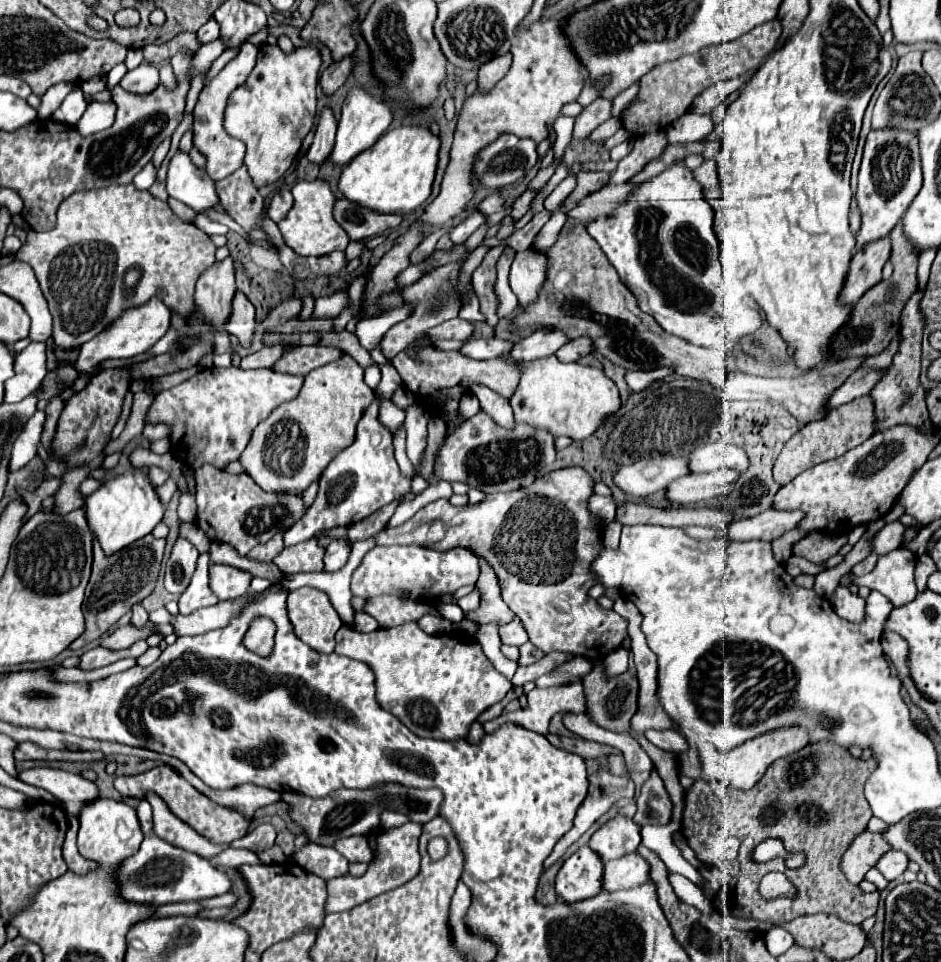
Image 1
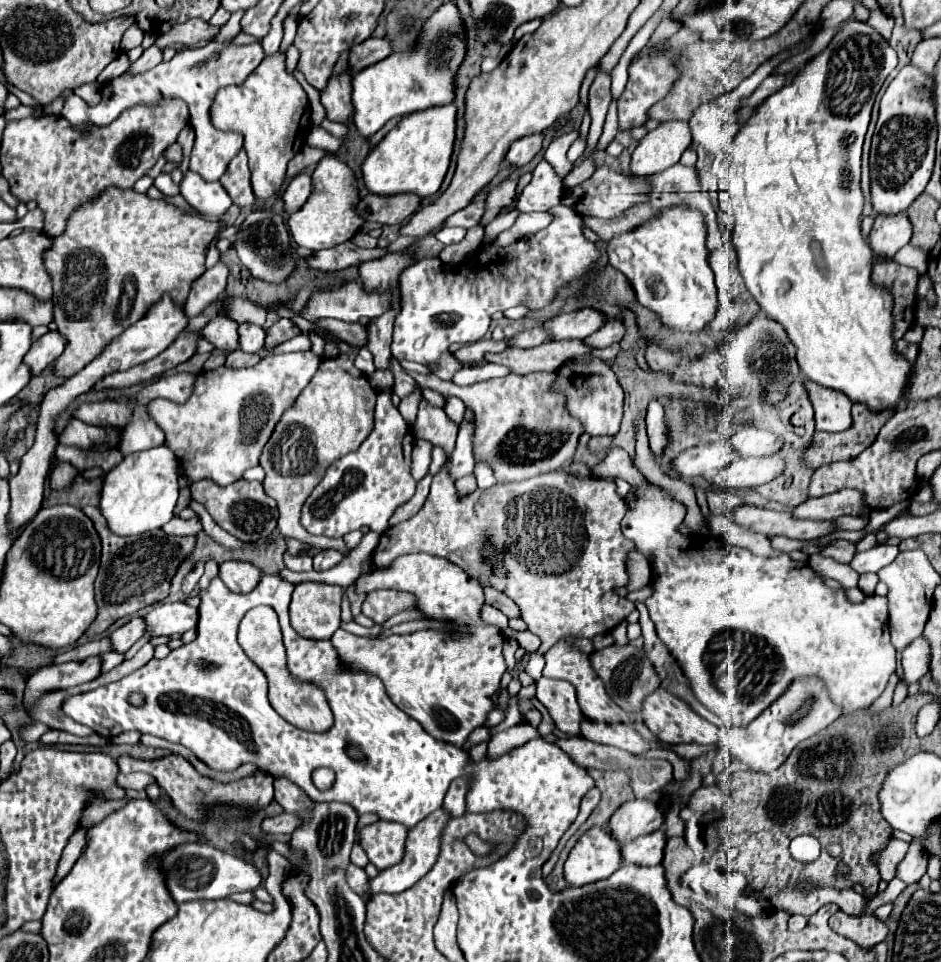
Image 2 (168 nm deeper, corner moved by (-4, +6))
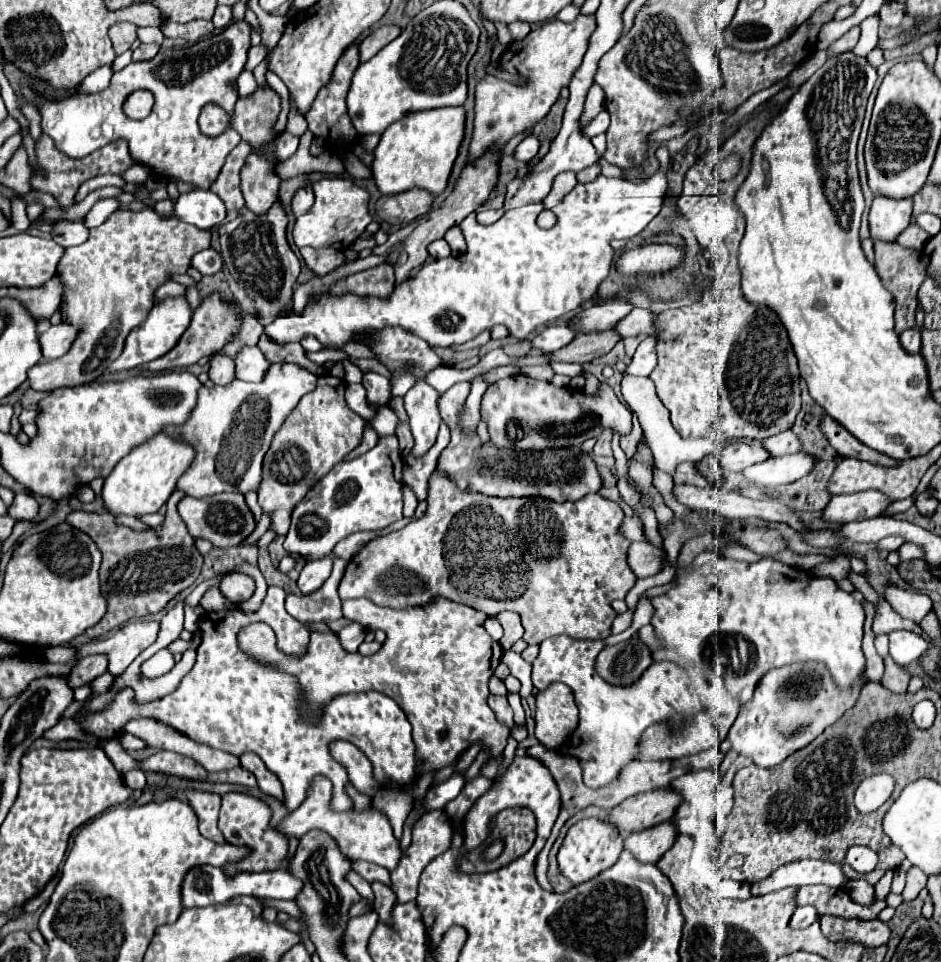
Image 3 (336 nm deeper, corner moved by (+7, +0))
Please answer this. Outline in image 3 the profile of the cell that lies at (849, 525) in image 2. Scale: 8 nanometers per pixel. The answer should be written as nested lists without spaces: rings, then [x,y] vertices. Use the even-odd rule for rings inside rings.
[[[912,495],[904,500],[895,501],[889,505],[887,512],[883,516],[892,516],[904,512],[915,504],[915,500],[916,498]]]

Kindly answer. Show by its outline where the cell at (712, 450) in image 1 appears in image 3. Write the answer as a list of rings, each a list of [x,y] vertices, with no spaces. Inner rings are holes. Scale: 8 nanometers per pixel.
[[[791,430],[781,432],[777,436],[771,436],[771,440],[763,440],[761,442],[773,456],[783,456],[783,454],[793,454],[793,452],[801,452],[801,442],[797,438],[797,434],[793,434]]]

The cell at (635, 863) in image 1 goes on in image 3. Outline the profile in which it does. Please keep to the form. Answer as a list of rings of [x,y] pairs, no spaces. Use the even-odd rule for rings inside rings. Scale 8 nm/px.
[[[673,820],[661,822],[657,826],[651,826],[647,830],[633,832],[625,840],[625,848],[635,854],[637,860],[641,862],[651,862],[655,864],[677,840],[677,826]]]

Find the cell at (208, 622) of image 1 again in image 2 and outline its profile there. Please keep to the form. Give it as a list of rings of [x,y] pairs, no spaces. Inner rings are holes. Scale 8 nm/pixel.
[[[166,602],[158,604],[144,618],[148,630],[152,630],[152,636],[172,636],[196,628],[198,608],[186,606],[182,602]]]

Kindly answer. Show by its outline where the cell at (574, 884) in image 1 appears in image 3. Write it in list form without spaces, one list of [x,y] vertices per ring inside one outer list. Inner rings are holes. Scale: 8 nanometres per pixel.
[[[583,818],[569,828],[563,840],[563,846],[557,854],[557,860],[559,860],[561,872],[573,884],[581,884],[595,878],[603,870],[611,868],[617,862],[621,850],[623,850],[623,836],[619,834],[619,830],[615,830],[615,826],[611,826],[611,822],[603,822],[597,818]]]

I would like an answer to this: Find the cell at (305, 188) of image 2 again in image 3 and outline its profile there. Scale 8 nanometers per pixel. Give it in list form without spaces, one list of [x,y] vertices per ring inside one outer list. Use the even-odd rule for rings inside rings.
[[[307,186],[307,188],[299,188],[297,194],[293,196],[293,202],[291,202],[291,206],[293,206],[293,214],[295,214],[295,216],[305,214],[305,212],[313,206],[313,202],[315,202],[313,188],[311,188],[311,186]]]

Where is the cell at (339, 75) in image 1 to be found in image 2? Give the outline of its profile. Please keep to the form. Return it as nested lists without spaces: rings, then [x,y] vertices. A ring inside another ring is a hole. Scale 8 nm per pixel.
[[[368,38],[366,42],[356,44],[356,46],[350,48],[348,66],[354,72],[360,72],[360,70],[388,58],[390,54],[392,54],[392,48],[390,48],[388,40],[384,40],[384,38]]]

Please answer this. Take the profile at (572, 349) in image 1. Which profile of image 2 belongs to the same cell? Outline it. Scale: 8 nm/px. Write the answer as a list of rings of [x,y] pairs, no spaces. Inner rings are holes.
[[[606,322],[606,326],[602,326],[596,334],[586,338],[586,344],[592,348],[606,348],[614,342],[620,342],[624,336],[624,322]]]

